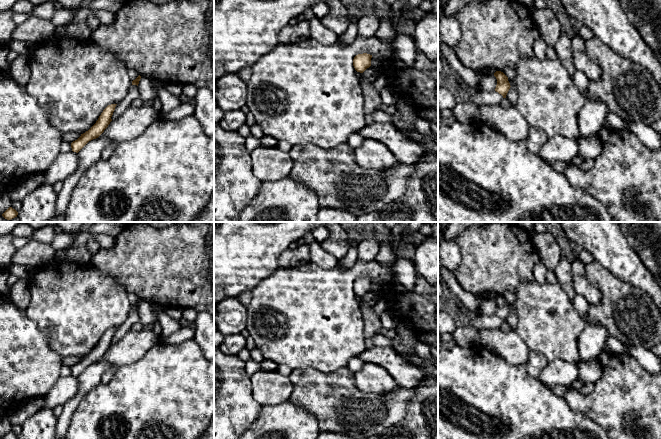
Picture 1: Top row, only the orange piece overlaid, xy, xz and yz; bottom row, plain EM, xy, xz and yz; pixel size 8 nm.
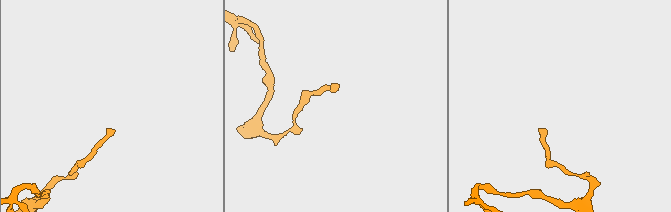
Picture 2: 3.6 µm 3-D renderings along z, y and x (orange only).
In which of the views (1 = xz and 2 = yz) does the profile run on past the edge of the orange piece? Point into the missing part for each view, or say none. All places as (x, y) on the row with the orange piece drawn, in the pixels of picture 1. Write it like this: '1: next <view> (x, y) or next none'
1: next none
2: next none

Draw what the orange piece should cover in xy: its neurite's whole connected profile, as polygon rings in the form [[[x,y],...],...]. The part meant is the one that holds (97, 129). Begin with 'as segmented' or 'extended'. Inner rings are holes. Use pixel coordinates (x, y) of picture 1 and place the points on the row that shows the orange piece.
as segmented; [[[117,104],[108,105],[101,115],[99,116],[96,123],[85,133],[71,143],[73,152],[78,153],[89,141],[98,138],[104,130],[108,127],[112,121],[111,117]]]

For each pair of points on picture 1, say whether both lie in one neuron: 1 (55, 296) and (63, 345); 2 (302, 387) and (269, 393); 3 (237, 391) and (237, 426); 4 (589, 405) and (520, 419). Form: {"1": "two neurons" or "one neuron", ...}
{"1": "one neuron", "2": "two neurons", "3": "one neuron", "4": "two neurons"}

